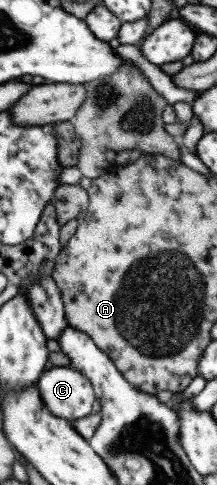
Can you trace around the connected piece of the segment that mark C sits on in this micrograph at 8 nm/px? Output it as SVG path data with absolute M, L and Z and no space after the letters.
M53 366L44 370L36 385L45 407L62 420L87 417L96 403L91 381L69 366Z

